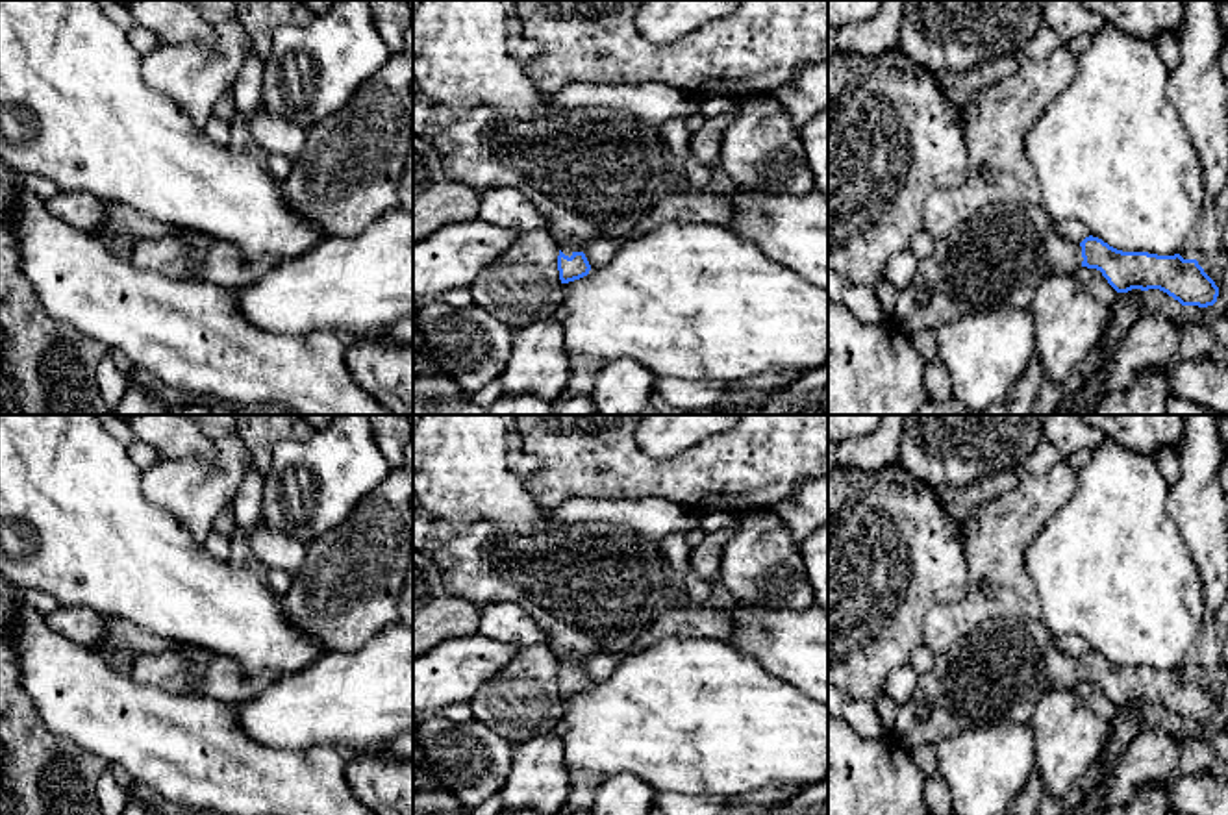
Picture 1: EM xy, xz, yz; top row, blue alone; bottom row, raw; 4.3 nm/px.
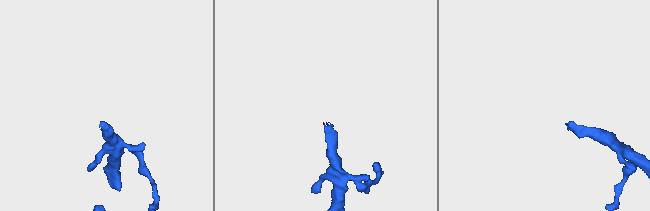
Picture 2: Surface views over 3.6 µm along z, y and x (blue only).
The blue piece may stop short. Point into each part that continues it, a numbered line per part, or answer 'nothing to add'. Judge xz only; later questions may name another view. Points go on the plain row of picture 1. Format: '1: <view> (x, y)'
1: xz (593, 588)

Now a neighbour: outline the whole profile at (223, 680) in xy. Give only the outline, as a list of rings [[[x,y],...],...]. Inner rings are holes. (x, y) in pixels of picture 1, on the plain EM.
[[[219,656],[206,669],[198,682],[204,695],[222,702],[239,704],[263,693],[278,676],[261,672],[259,676],[246,676],[237,661]]]

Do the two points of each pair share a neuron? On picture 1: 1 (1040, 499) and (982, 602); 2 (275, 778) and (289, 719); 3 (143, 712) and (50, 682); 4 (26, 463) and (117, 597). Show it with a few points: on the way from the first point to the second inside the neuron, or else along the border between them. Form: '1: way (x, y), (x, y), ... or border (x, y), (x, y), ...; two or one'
1: way (1014, 525), (995, 543), (995, 576); one
2: border (243, 728), (271, 747), (325, 745); two
3: way (121, 706), (95, 706), (73, 689); one
4: way (49, 497), (115, 564); one

